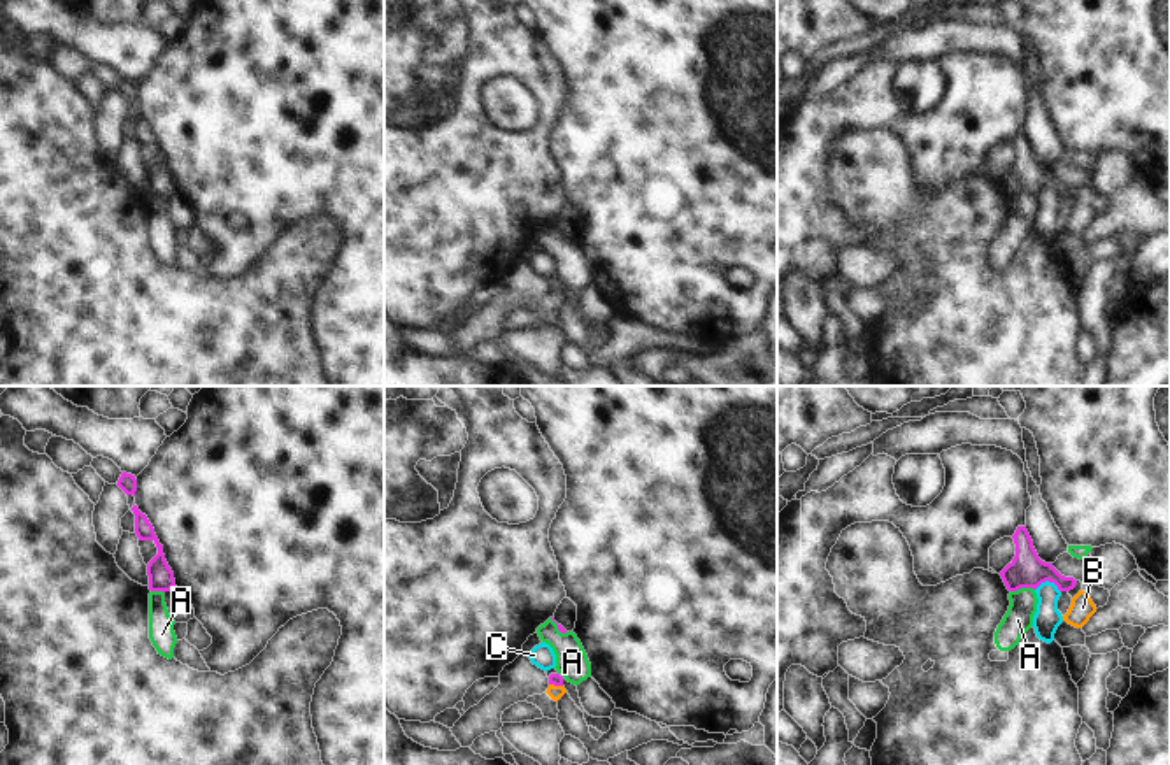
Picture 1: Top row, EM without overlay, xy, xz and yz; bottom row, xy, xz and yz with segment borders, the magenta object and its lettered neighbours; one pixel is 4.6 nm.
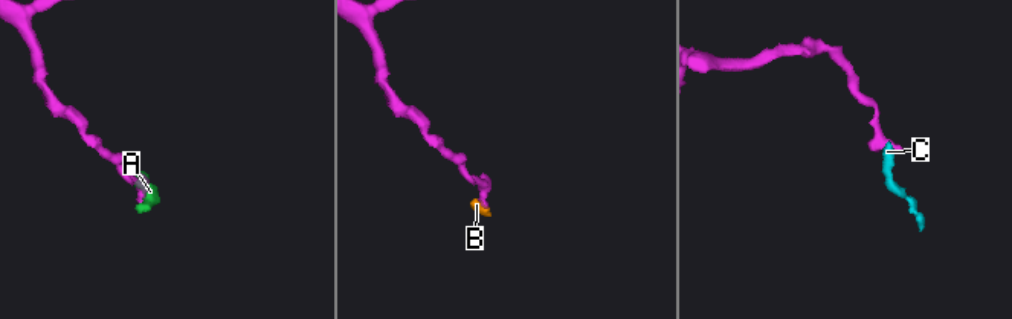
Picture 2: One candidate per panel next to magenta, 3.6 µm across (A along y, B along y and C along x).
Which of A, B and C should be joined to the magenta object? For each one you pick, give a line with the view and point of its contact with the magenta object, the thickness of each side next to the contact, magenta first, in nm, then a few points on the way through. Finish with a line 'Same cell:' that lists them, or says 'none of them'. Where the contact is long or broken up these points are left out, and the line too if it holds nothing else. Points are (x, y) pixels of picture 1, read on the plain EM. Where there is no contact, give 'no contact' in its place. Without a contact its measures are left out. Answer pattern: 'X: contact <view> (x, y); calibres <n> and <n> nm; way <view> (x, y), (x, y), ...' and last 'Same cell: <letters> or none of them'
B: contact xz (556, 292); calibres 60 and 60 nm; way xz (556, 286), (556, 292), (555, 299)
Same cell: B

